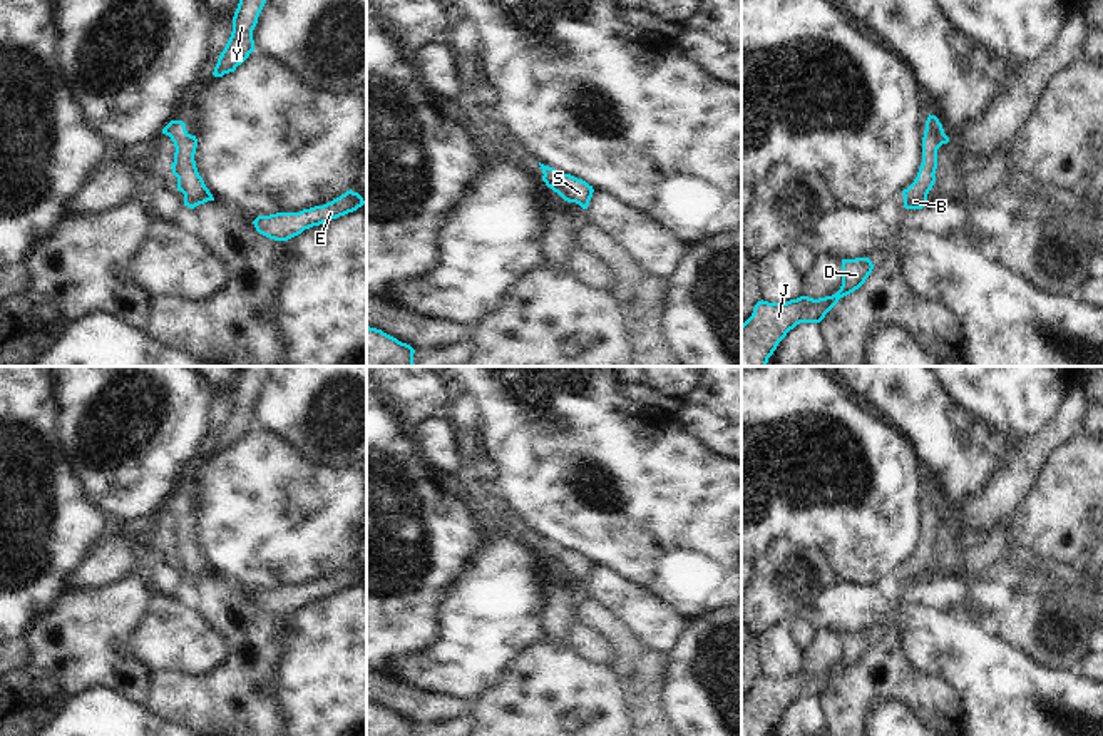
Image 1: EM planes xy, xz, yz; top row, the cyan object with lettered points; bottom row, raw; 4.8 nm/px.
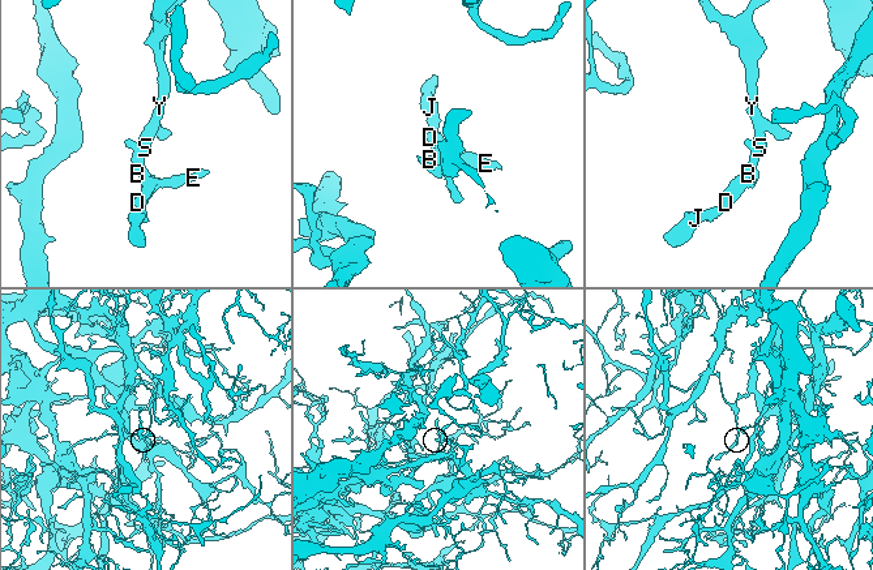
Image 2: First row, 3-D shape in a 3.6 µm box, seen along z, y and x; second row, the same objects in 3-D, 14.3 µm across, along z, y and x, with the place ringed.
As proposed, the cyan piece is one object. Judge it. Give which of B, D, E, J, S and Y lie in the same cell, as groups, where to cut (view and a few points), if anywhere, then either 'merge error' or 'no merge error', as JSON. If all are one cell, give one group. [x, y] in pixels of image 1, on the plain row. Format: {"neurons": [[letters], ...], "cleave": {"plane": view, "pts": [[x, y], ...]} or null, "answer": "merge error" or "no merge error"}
{"neurons": [["B", "D", "E", "J", "S", "Y"]], "cleave": null, "answer": "no merge error"}

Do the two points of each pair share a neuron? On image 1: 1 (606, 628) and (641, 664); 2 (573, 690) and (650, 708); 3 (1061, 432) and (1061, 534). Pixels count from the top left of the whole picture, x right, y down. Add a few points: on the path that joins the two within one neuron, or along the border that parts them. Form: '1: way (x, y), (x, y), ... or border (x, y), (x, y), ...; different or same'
1: way (616, 636), (631, 654); same
2: border (610, 666), (618, 678), (618, 686), (631, 718); different
3: border (1083, 435), (1061, 444), (1048, 457), (1038, 477); different

